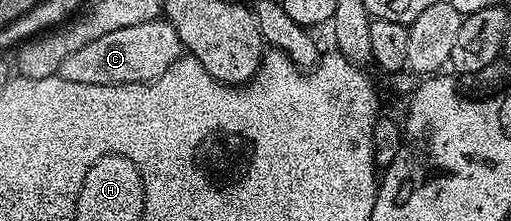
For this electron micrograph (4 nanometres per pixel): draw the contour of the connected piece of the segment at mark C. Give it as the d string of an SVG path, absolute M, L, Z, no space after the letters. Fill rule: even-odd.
M155 20L144 24L132 24L132 28L120 28L92 40L85 48L72 52L64 64L60 64L57 77L72 80L72 84L96 84L115 86L133 82L153 82L163 74L173 62L183 57L184 47L176 28L165 20Z

